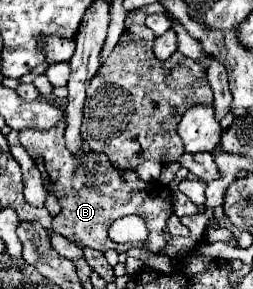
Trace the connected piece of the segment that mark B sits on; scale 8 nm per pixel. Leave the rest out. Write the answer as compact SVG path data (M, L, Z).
M64 121L58 123L58 127L52 127L50 131L22 131L20 143L24 149L32 155L36 161L44 187L52 191L62 207L62 211L54 217L52 229L70 241L78 245L86 245L90 249L108 251L129 249L128 244L112 243L108 239L108 227L112 221L124 215L138 215L148 225L148 249L152 253L162 253L166 241L170 241L168 233L168 211L172 211L172 193L158 181L144 183L136 177L134 171L118 171L112 167L112 163L102 153L90 153L90 165L94 167L94 179L98 179L98 185L94 185L94 191L82 191L82 175L78 175L78 163L74 163L70 151L64 147Z

